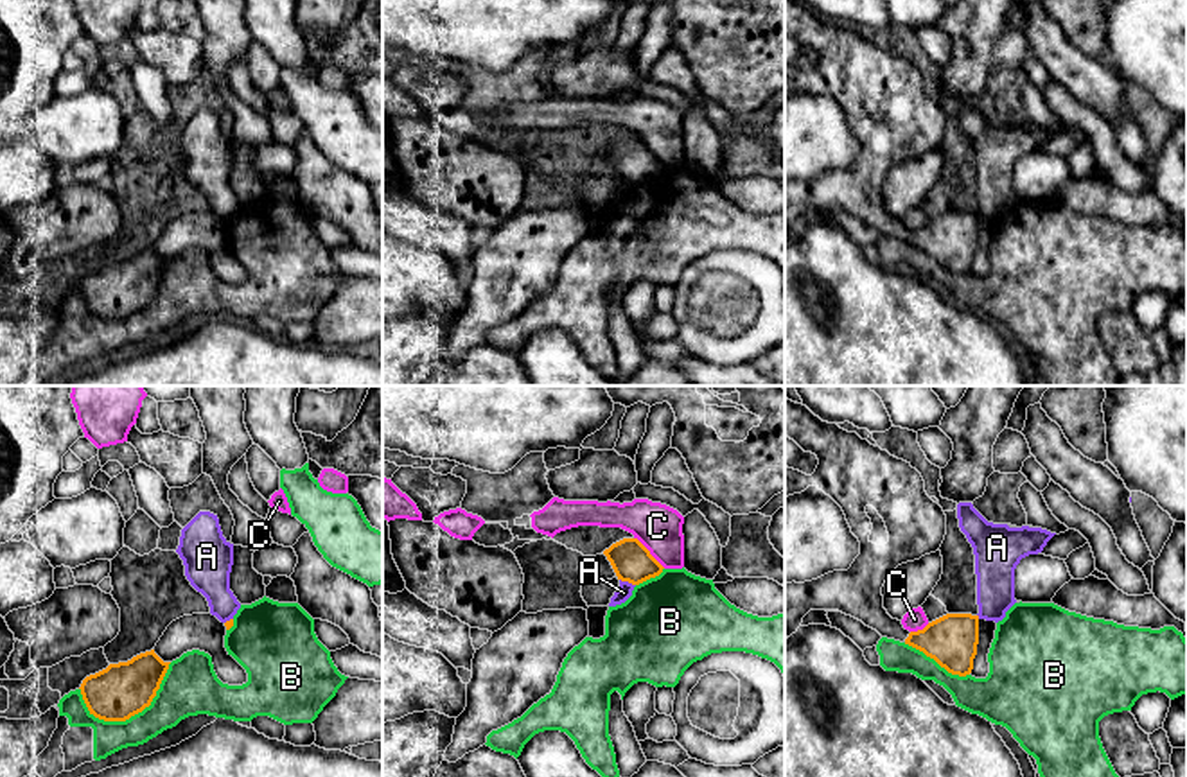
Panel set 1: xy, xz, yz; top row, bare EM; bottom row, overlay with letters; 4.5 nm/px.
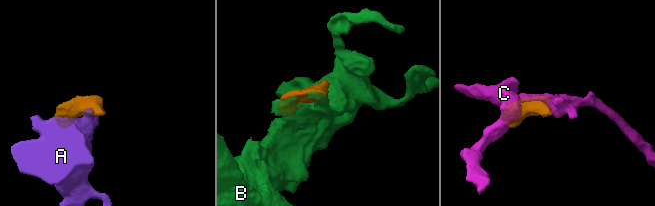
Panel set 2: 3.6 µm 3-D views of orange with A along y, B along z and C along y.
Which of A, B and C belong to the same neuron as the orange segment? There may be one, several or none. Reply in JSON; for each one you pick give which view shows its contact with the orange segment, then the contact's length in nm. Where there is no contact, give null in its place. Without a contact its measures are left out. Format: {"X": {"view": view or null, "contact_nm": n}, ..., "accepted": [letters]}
{"accepted": []}

